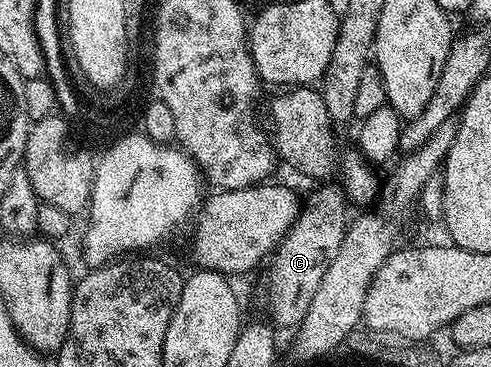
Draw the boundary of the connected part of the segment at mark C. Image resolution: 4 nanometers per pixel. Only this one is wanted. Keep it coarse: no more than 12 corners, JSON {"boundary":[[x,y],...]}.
{"boundary":[[342,189],[305,198],[267,270],[267,314],[298,327],[337,256]]}

